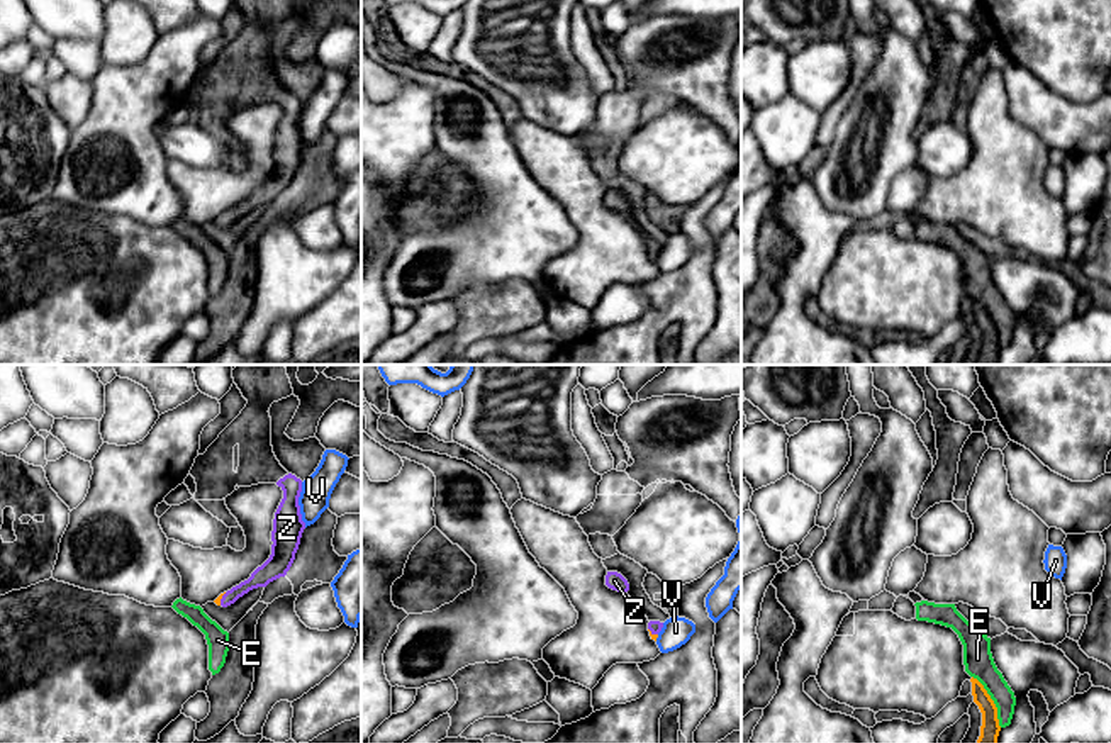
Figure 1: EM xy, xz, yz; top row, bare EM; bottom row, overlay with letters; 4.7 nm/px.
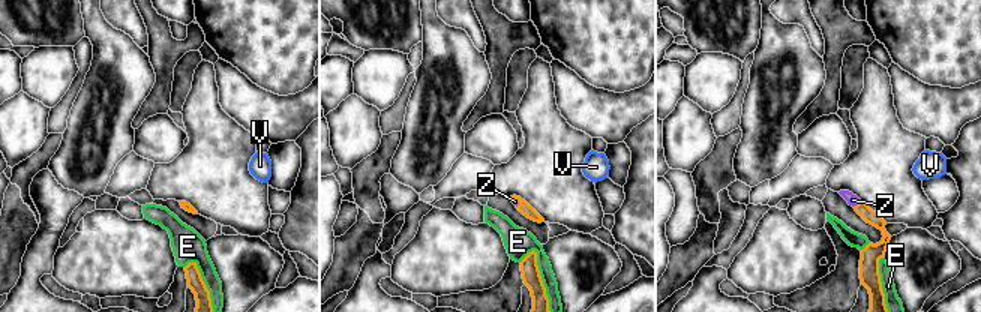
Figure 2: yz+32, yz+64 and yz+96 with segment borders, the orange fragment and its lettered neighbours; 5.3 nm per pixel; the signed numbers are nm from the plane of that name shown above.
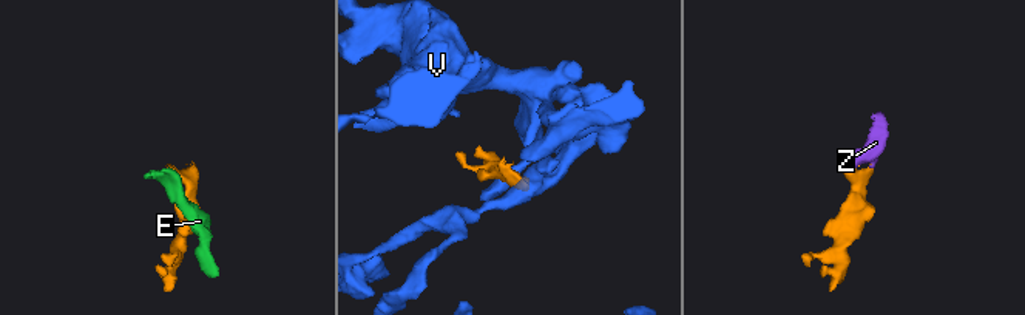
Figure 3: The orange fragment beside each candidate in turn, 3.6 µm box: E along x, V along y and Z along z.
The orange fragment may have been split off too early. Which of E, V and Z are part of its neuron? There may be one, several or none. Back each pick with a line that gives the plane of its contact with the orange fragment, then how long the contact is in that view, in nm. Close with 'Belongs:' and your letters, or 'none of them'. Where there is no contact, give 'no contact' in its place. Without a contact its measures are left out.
Z: contact in xy; length 70 nm
Belongs: Z

